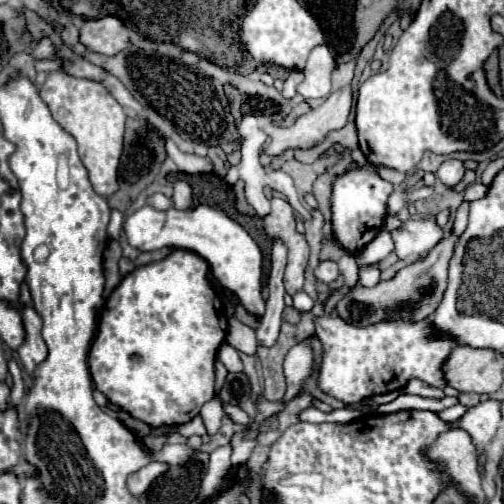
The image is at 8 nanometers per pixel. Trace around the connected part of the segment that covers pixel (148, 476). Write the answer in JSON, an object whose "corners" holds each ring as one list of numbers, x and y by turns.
{"corners":[[151,462,151,464,143,466,141,470,137,470,137,474,131,474,131,476,129,476,129,482,127,482,129,492,131,492,135,498,139,498,139,496,151,486,151,482,153,482,157,476,161,476,167,468,169,468,169,466,167,466,167,464,161,464,161,462]]}

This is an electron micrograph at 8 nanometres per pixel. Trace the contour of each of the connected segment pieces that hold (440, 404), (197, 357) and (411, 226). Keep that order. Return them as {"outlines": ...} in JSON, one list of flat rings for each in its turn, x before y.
{"outlines":[[[401,394,397,400,379,406,377,412,379,414,391,414,391,412,397,412,397,410,431,410,431,412,439,412,439,410,455,406,455,404,459,404,457,396,447,396,443,400,437,400,437,398,423,398,423,396]],[[175,248,169,256,165,256,163,260,157,260,157,262,151,262,151,264,145,264,145,266,139,266,135,268,131,274,127,274,119,286,113,290,113,294,109,296,107,304,105,304,105,310,103,310,103,316,99,320,99,328,97,328,97,336,93,340,93,346,89,350,89,370,91,370,91,378,93,378,93,384,97,384,97,390,103,392,113,404,121,406,123,410,127,410,133,418,137,420,143,420,147,422,149,426,179,426,179,424,185,424,189,420,193,420,201,406,213,398,213,384,215,384,215,354,221,346,221,342,225,340,225,334,227,334,227,316,223,312,223,304,221,300,217,298,213,286,211,286,211,280,209,280,209,264,195,252,191,250,183,250,183,248]],[[427,214,425,218,403,222,403,226,393,230,391,236,395,242,395,254,405,262,413,262,419,256,425,256,443,238,443,228,433,214]]]}

